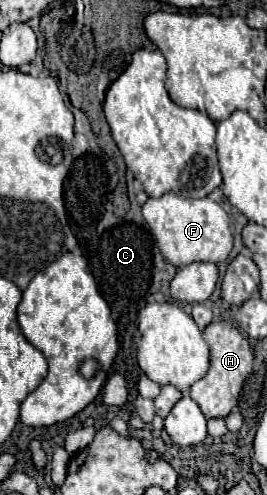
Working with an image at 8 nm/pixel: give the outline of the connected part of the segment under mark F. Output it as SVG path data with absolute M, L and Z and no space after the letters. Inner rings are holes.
M166 192L160 198L148 198L142 206L146 230L156 240L162 256L174 266L188 266L192 262L224 262L232 250L232 232L226 210L208 198L182 198Z

